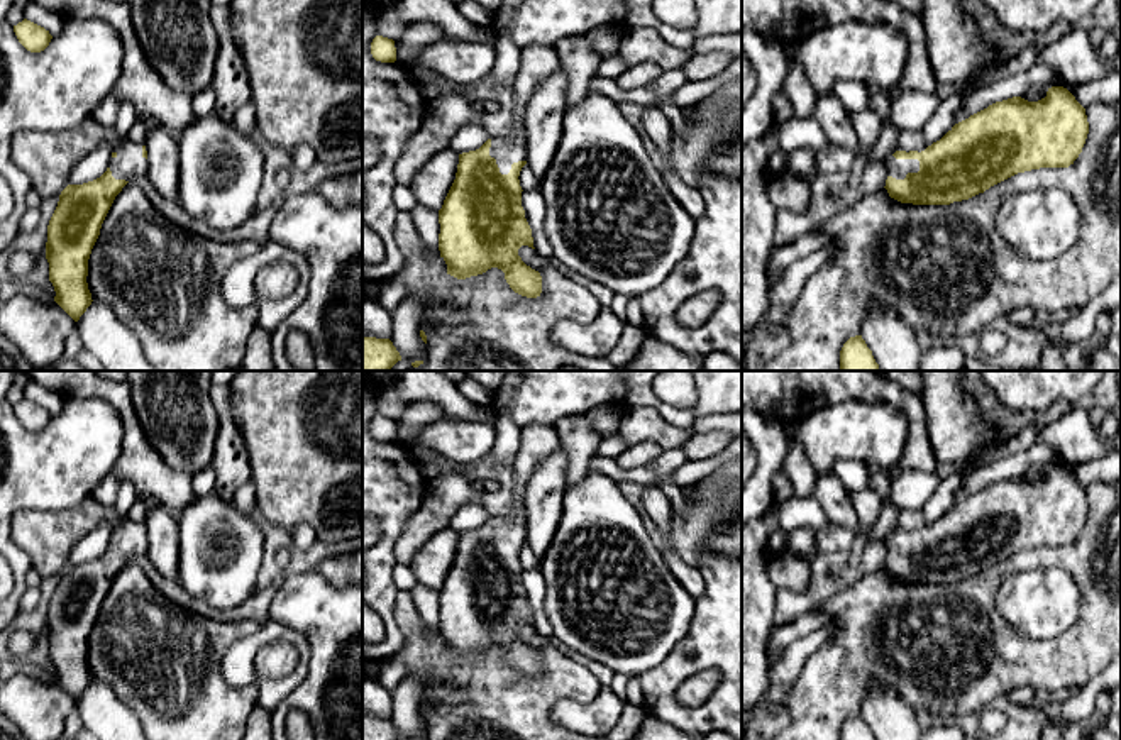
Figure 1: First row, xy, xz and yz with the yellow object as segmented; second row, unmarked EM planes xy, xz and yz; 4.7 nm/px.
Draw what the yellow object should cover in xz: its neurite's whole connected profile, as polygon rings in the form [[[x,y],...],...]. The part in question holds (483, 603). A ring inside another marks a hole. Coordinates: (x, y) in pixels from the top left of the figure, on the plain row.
[[[554,425],[522,428],[520,452],[511,466],[513,513],[491,515],[479,528],[459,533],[456,559],[439,589],[439,630],[447,654],[466,659],[498,647],[515,672],[540,676],[540,652],[518,635],[522,625],[535,628],[518,555],[527,544],[527,481],[559,447]]]

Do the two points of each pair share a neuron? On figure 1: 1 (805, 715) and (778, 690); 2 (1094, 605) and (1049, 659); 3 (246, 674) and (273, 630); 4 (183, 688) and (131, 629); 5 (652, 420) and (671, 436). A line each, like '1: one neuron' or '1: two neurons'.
1: two neurons
2: one neuron
3: one neuron
4: one neuron
5: one neuron

